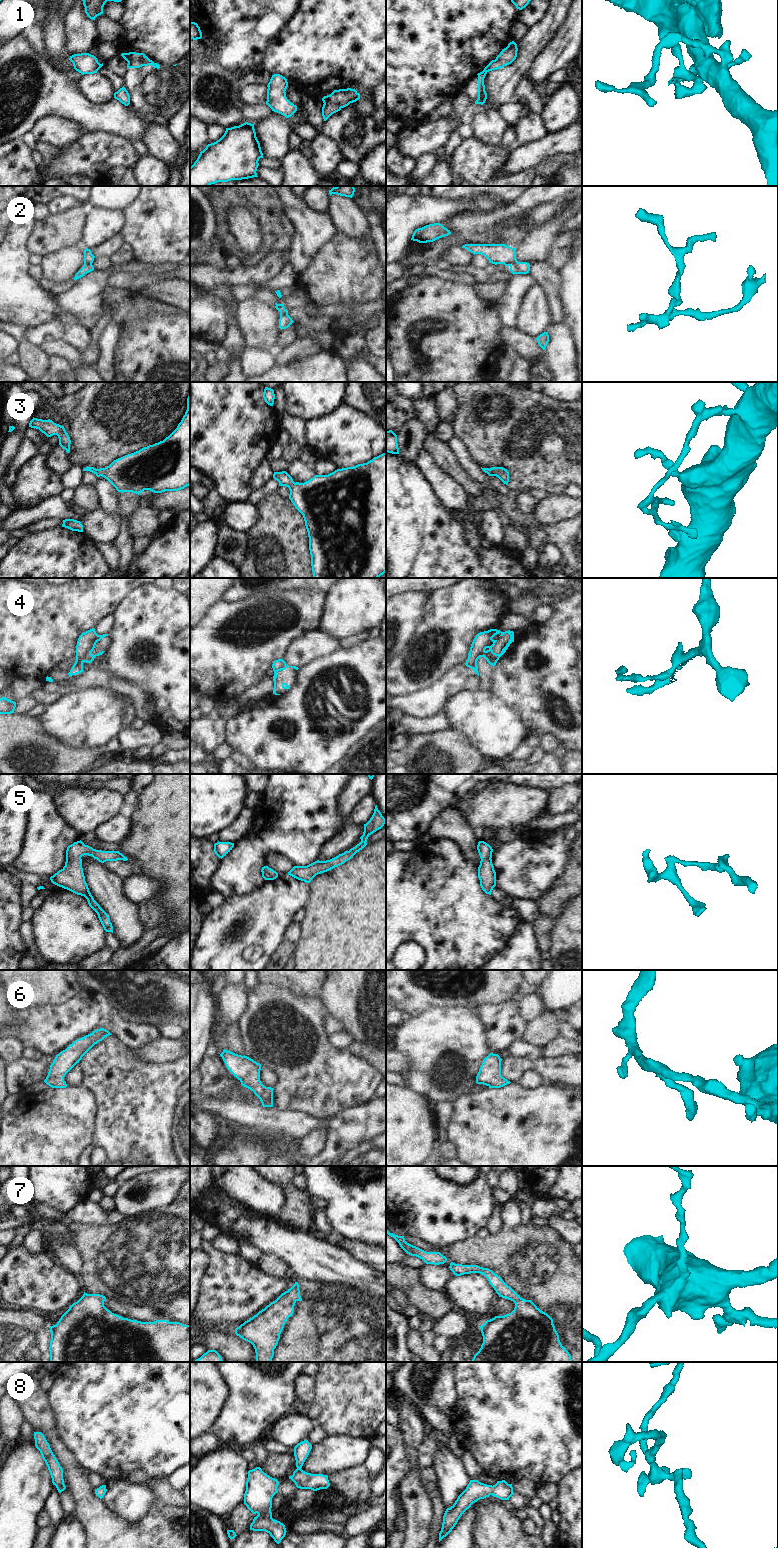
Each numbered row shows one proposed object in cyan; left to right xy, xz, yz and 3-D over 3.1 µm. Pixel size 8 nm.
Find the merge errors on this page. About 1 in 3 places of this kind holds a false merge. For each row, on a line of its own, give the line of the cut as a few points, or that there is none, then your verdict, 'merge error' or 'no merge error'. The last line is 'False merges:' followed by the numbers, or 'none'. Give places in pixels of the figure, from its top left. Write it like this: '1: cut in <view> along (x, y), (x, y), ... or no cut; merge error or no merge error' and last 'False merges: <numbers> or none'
1: cut in xy along (145, 56), (142, 59), (130, 60), (128, 62); merge error
2: no cut; no merge error
3: no cut; no merge error
4: no cut; no merge error
5: no cut; no merge error
6: no cut; no merge error
7: no cut; no merge error
8: no cut; no merge error
False merges: 1

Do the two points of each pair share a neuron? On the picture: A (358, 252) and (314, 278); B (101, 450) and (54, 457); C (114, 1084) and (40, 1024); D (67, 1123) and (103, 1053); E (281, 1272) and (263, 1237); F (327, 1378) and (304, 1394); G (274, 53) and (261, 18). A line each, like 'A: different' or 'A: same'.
A: same
B: different
C: different
D: different
E: different
F: different
G: different

